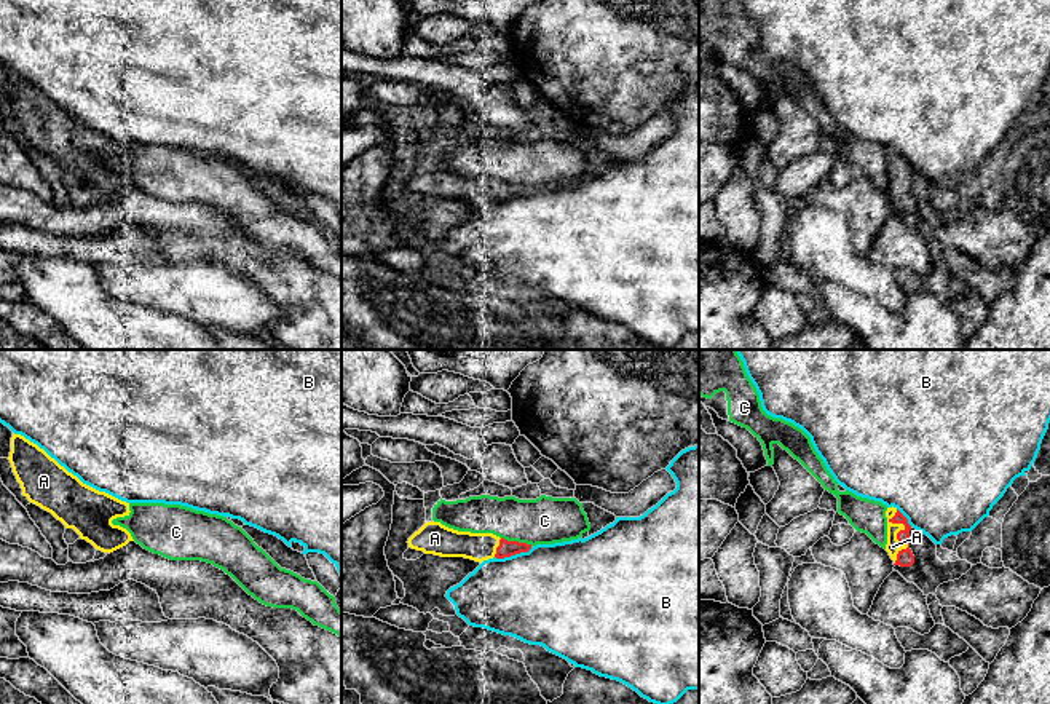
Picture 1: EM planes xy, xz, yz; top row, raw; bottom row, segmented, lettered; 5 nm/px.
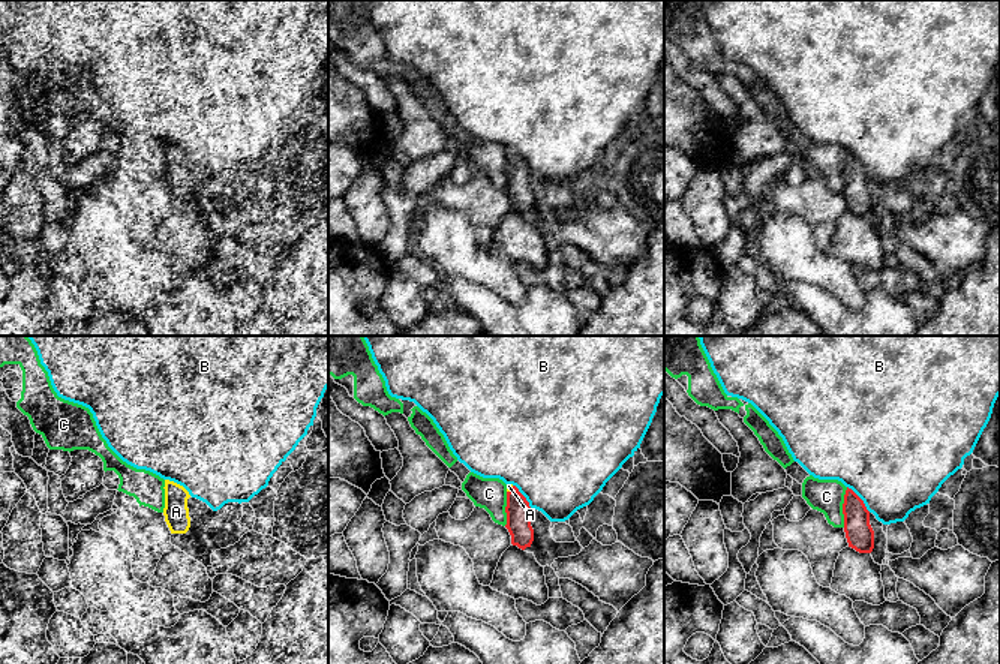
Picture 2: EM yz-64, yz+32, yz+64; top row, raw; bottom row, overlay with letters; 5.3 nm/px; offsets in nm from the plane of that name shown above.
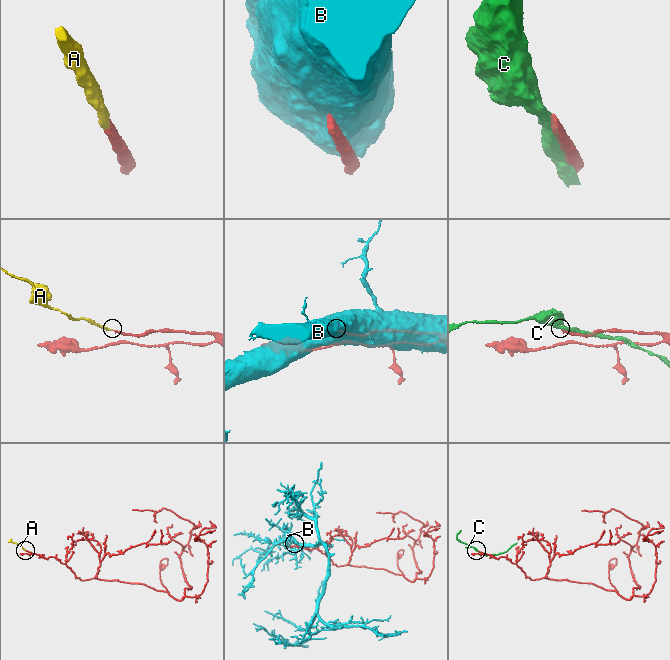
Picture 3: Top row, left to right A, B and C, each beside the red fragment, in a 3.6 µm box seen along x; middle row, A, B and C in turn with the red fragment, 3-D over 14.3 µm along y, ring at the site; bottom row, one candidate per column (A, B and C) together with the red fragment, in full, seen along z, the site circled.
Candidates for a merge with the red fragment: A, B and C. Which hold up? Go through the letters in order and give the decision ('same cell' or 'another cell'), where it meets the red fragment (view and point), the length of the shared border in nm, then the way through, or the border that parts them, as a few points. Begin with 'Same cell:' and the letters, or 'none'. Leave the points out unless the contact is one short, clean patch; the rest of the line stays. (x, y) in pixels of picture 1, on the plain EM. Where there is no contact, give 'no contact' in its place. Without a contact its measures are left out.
Same cell: A
A: same cell | yz (897, 177) | 280 nm
B: another cell | xz (513, 197) | 200 nm
C: another cell | xz (517, 184) | 170 nm

